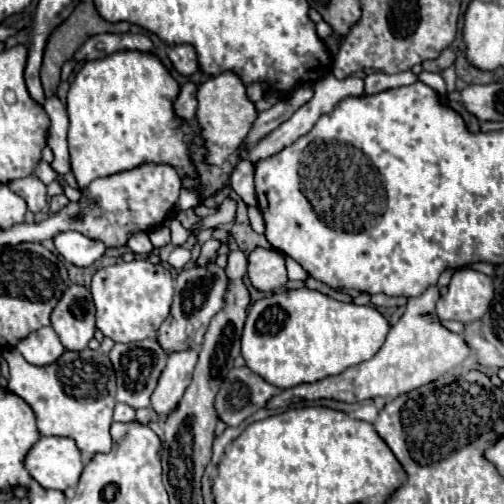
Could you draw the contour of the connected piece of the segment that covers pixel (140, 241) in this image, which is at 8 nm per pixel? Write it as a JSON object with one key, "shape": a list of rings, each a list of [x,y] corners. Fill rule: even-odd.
{"shape":[[[135,232],[135,234],[131,234],[129,240],[127,240],[127,246],[129,246],[135,254],[141,254],[141,256],[153,252],[153,246],[151,246],[151,242],[149,242],[149,238],[147,238],[145,232]]]}

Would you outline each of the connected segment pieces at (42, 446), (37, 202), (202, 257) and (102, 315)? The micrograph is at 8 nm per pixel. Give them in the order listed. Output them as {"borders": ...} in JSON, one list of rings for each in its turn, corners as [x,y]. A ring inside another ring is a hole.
{"borders":[[[[49,436],[41,438],[25,456],[25,468],[43,488],[67,490],[75,488],[83,472],[81,452],[73,440]]],[[[31,174],[27,178],[11,180],[7,186],[15,194],[25,198],[25,202],[27,202],[27,206],[29,206],[29,210],[33,214],[39,214],[47,206],[47,188],[45,188],[45,184],[35,174]]],[[[217,240],[205,242],[205,244],[201,246],[201,254],[199,254],[199,258],[197,258],[195,264],[197,264],[197,266],[207,266],[207,264],[213,260],[217,248],[219,248],[219,242],[217,242]]],[[[145,260],[121,262],[97,270],[89,288],[95,304],[97,328],[113,342],[137,342],[155,338],[159,326],[171,310],[173,282],[175,280],[171,270],[165,264],[151,264]]]]}

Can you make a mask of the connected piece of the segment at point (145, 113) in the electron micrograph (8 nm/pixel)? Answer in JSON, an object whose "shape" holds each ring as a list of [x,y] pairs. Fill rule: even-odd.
{"shape":[[[115,52],[115,56],[85,62],[83,68],[77,72],[67,94],[67,140],[71,154],[71,170],[77,178],[79,190],[85,190],[95,178],[127,172],[141,164],[169,164],[183,178],[199,178],[199,172],[189,154],[189,140],[185,140],[185,136],[191,134],[191,126],[173,108],[177,96],[177,80],[151,52]]]}

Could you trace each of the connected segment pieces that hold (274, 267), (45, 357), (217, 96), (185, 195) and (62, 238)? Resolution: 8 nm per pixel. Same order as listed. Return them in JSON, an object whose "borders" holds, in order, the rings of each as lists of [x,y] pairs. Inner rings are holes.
{"borders":[[[[255,248],[249,254],[249,280],[257,290],[271,292],[287,282],[283,254],[267,248]]],[[[41,328],[39,332],[33,332],[31,336],[27,336],[27,340],[21,340],[15,348],[33,366],[49,366],[57,362],[59,356],[65,352],[53,328]]],[[[223,72],[223,74],[213,76],[207,82],[199,84],[197,102],[199,102],[197,122],[203,128],[203,138],[205,138],[205,146],[209,152],[207,162],[221,166],[229,156],[233,156],[241,148],[241,144],[245,142],[249,130],[253,128],[259,112],[255,108],[255,104],[249,100],[241,76],[237,76],[235,72]]],[[[183,190],[181,196],[179,196],[179,202],[177,202],[177,208],[179,208],[179,210],[187,210],[187,208],[197,206],[197,202],[199,202],[199,194],[197,194],[197,192]]],[[[81,232],[57,234],[55,248],[67,262],[75,266],[91,266],[95,260],[99,260],[107,252],[107,246],[103,242],[93,240]]]]}

